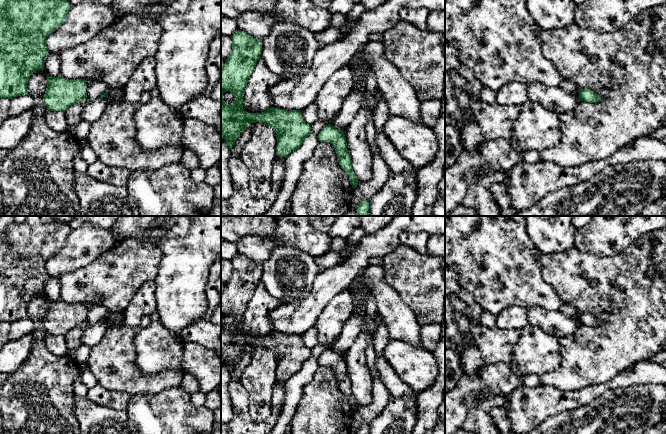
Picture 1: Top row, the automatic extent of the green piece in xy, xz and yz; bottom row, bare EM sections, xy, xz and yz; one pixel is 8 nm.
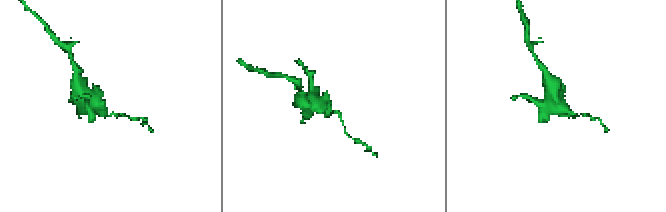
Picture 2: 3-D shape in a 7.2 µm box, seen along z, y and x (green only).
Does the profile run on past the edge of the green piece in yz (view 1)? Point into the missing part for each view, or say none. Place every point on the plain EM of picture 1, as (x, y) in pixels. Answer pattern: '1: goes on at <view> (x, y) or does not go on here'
1: does not go on here

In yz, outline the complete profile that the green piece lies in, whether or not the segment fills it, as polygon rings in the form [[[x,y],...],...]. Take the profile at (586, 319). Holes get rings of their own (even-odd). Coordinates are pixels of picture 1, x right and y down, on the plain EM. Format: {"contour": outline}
{"contour": [[[584,312],[584,313],[580,313],[579,324],[588,327],[595,327],[595,326],[600,326],[601,321],[596,316]]]}

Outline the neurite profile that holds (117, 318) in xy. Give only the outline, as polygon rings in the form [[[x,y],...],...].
[[[109,312],[108,323],[110,326],[124,325],[124,313],[123,312]]]

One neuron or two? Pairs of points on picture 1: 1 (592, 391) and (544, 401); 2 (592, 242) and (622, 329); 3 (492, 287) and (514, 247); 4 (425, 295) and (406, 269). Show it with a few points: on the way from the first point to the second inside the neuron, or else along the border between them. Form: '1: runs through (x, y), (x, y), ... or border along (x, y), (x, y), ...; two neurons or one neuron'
1: runs through (580, 398), (559, 403), (556, 401); one neuron
2: border along (574, 246), (581, 251), (602, 256), (619, 253); two neurons
3: runs through (495, 277), (499, 270), (499, 262), (504, 257); one neuron
4: runs through (424, 289), (412, 275); one neuron

